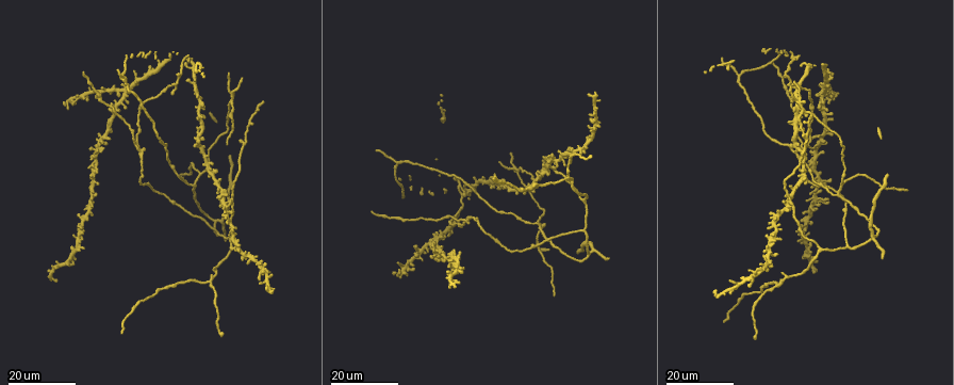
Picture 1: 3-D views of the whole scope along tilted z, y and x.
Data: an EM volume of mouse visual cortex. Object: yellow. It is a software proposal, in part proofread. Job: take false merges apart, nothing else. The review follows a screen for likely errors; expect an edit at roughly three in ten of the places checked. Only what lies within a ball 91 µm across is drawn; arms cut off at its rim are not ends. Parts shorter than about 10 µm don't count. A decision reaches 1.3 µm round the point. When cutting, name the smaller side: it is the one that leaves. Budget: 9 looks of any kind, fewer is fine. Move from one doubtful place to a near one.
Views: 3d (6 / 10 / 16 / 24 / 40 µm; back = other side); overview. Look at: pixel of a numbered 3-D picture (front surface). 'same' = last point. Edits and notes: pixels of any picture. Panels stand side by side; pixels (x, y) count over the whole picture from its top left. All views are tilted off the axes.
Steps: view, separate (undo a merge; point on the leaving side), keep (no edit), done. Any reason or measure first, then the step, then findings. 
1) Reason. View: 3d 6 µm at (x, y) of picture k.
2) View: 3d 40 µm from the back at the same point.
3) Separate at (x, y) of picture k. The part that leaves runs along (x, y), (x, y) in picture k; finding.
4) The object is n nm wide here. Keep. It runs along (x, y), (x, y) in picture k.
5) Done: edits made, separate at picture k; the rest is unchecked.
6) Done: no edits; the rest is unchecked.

View: 3d 24 µm at (748, 72) of picture 1.

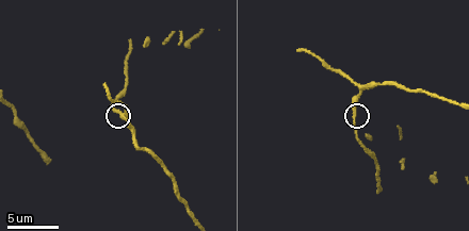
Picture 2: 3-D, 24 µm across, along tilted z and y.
Zoom in. View: 3d 6 µm at (356, 111) of picture 2.

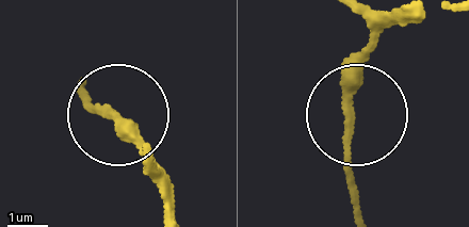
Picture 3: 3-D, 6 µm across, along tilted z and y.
Keep. It runs along (417, 18), (391, 23), (357, 81), (354, 216) in picture 3; one neuron here.

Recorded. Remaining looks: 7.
Three-way junction. View: 3d 16 µm at (836, 195) of picture 1.

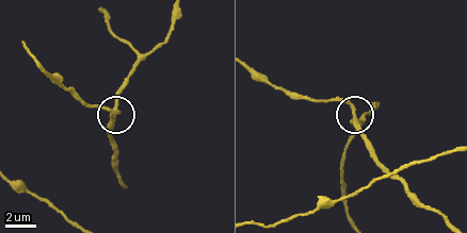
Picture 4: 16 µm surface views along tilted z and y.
Closer look. View: 3d 6 µm at (354, 119) of picture 4.

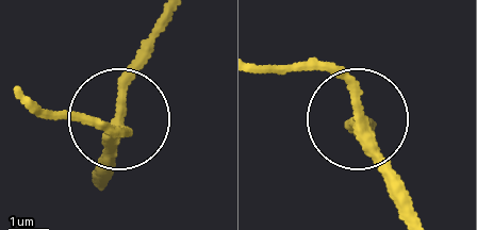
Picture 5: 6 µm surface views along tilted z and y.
The side arm is 54 µm long. Keep. It runs along (109, 180), (122, 82), (169, 17) in picture 5; one neuron here.

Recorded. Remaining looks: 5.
Two arms in line, one across. View: 3d 24 µm at (215, 219) of picture 1.

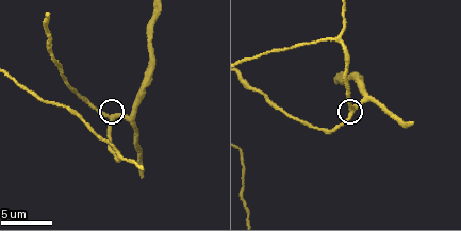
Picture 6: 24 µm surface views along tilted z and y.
View: 3d 10 µm at (112, 115) of picture 6.

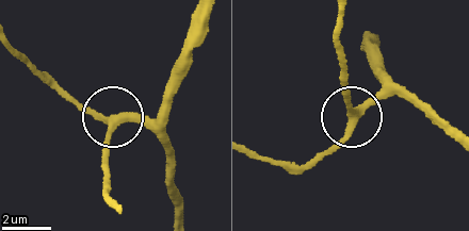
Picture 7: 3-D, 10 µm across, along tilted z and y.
The side arm is 24 µm long. Keep. It runs along (110, 205), (101, 161), (111, 127), (168, 112) in picture 7; continuous, no second neuron.

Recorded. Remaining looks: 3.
Branch point. View: 3d 10 µm at (339, 40) of picture 6.

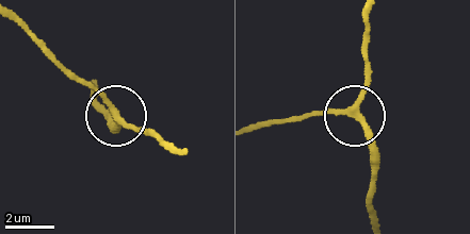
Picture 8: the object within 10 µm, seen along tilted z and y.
The object is 240 nm wide here. Keep. It runs along (19, 23), (117, 116), (158, 132) in picture 8; one neuron here.

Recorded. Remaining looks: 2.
Done: no edits; the rest is unchecked.

